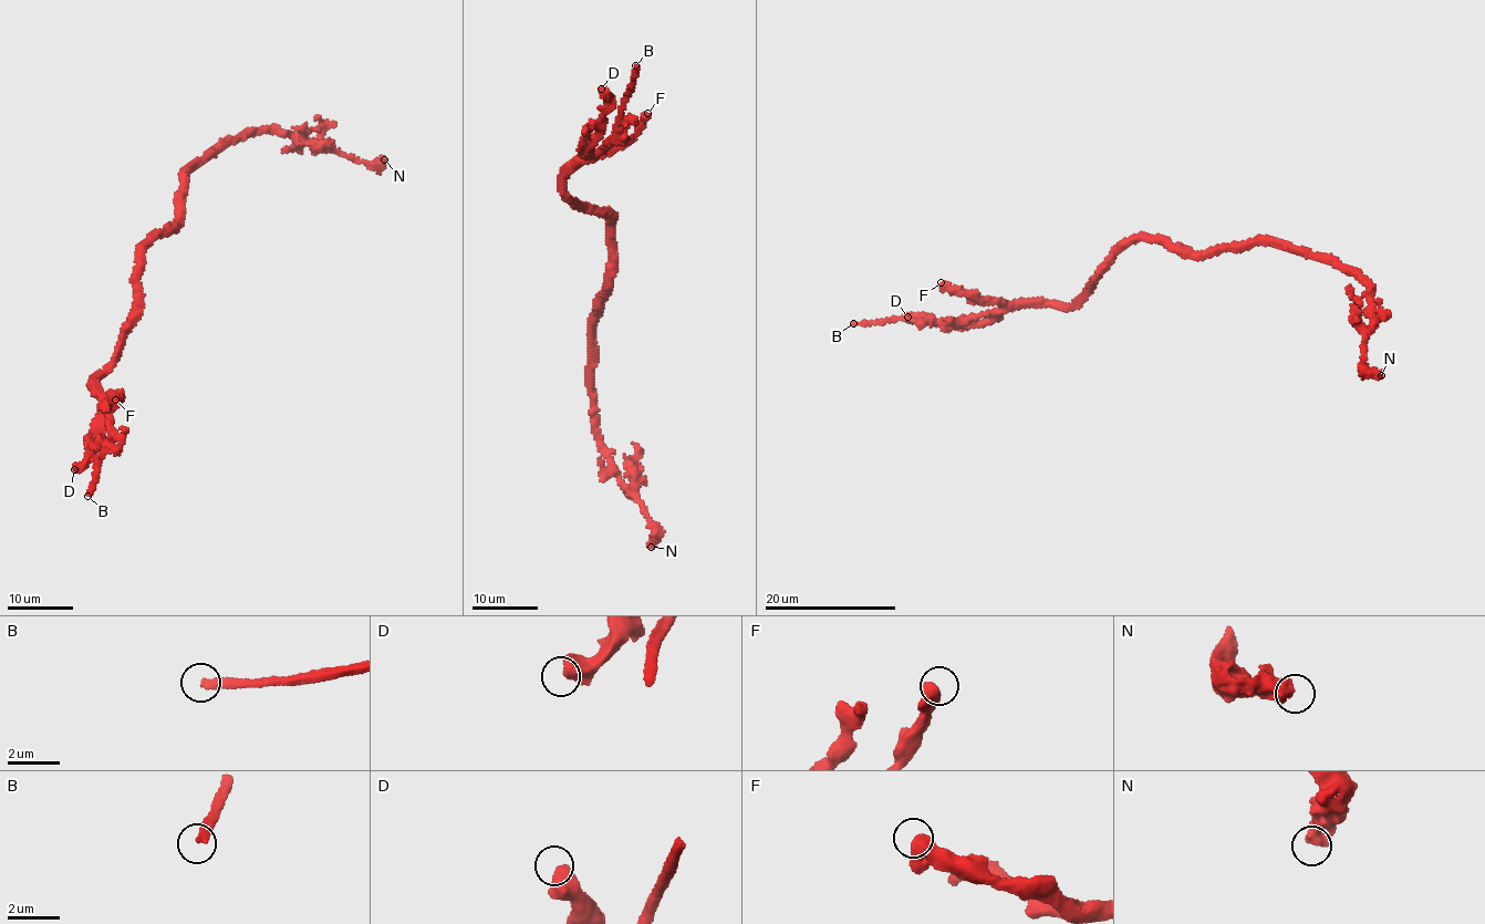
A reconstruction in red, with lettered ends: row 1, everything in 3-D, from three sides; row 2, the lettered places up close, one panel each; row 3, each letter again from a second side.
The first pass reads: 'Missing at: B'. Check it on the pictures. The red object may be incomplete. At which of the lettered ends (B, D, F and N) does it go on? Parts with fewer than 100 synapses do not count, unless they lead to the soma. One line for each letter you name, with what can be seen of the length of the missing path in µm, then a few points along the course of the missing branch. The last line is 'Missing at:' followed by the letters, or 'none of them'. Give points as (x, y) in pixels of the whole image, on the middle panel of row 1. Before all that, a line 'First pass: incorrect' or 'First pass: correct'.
First pass: correct
B: missing 20 µm
Missing at: B

